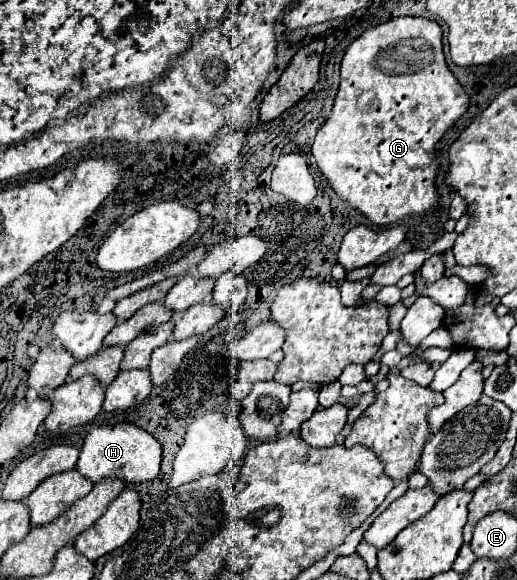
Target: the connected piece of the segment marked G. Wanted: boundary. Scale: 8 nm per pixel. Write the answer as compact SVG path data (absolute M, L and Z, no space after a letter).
M418 16L392 18L392 20L388 20L388 22L380 24L380 26L374 26L370 30L366 30L360 38L356 38L346 48L344 58L342 58L342 64L340 64L340 86L338 86L338 94L334 98L332 116L318 130L314 142L312 142L310 152L316 158L316 164L318 164L320 172L324 174L324 178L328 180L330 188L342 200L346 200L352 208L360 210L376 226L396 224L396 222L400 222L404 218L410 218L410 216L430 216L434 212L436 204L438 204L438 192L436 192L436 186L434 186L436 172L438 172L436 144L444 136L444 132L466 112L466 108L468 108L468 96L466 96L464 88L460 86L460 82L454 78L454 74L448 70L446 60L444 60L444 52L442 52L442 28L438 26L438 22L428 20L428 18L418 18Z

